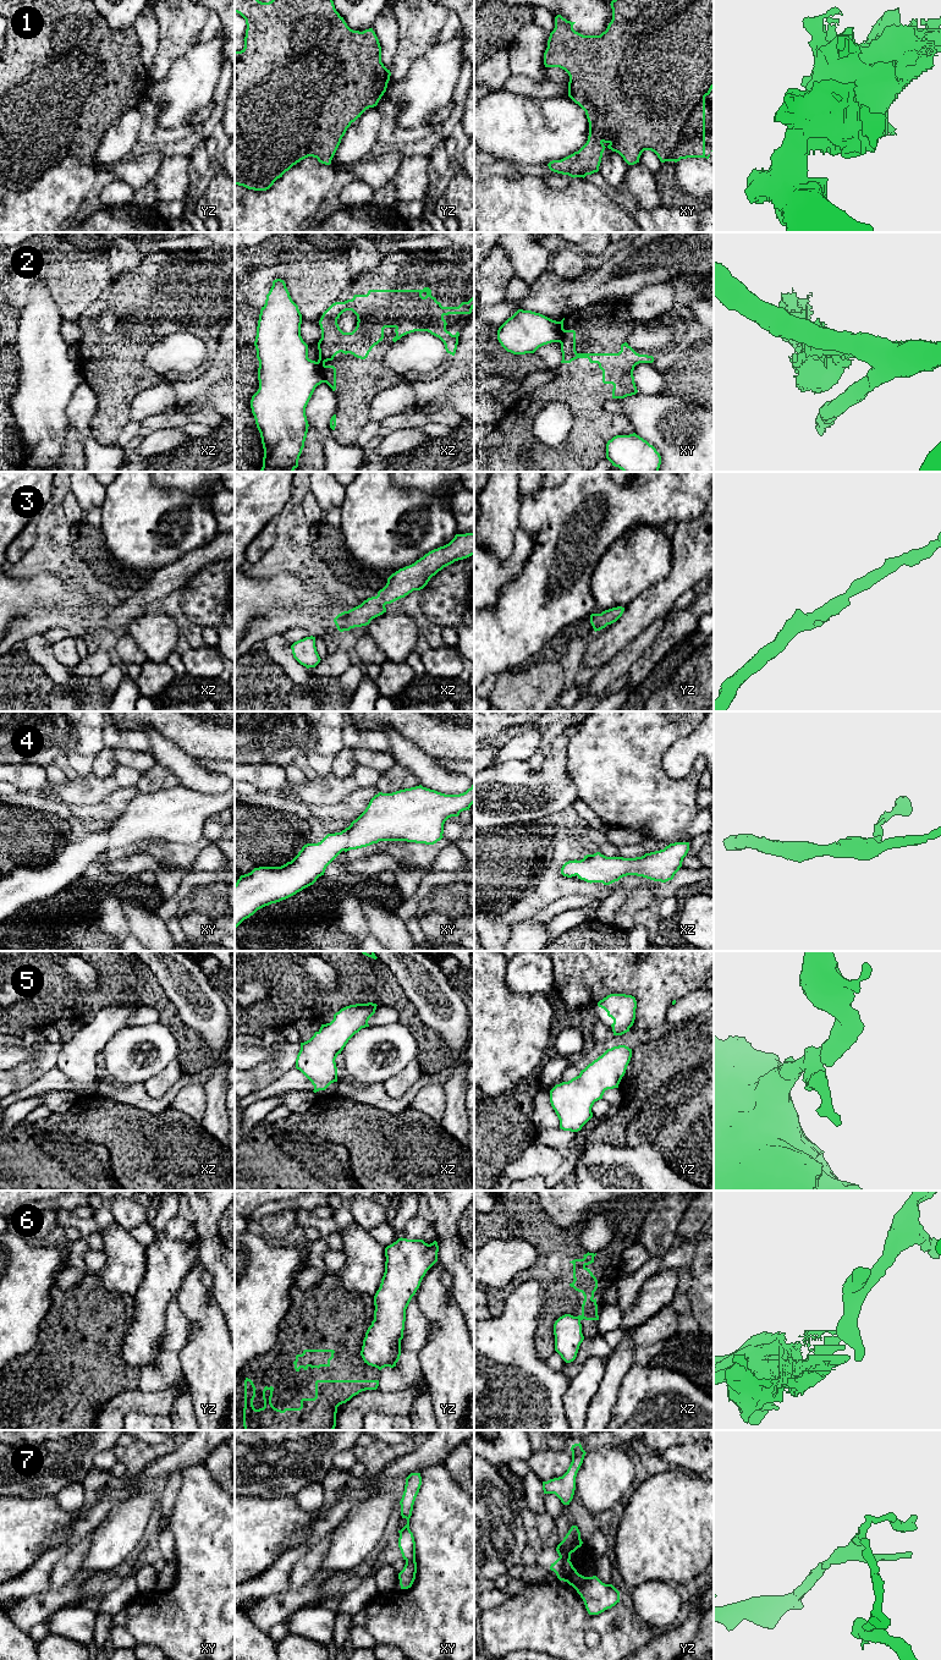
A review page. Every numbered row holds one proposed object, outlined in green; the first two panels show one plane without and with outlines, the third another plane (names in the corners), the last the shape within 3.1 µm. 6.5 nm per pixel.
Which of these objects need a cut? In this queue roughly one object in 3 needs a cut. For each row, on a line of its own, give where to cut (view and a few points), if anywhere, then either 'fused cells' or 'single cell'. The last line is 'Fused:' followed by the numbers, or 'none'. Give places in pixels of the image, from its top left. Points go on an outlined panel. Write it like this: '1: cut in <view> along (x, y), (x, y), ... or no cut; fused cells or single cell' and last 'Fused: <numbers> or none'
1: no cut; single cell
2: cut in xz along (317, 362), (324, 381); fused cells
3: no cut; single cell
4: no cut; single cell
5: no cut; single cell
6: cut in xz along (574, 1317), (579, 1322); fused cells
7: cut in xy along (414, 1559), (406, 1561); fused cells
Fused: 2, 6, 7

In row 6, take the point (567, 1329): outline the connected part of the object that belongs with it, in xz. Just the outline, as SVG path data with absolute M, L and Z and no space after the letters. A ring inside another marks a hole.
M565 1314L555 1321L554 1335L555 1351L566 1363L573 1362L584 1340L580 1321L571 1314Z

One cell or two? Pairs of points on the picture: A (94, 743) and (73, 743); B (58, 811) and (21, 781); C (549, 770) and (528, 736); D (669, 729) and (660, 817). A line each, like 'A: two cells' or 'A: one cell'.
A: one cell
B: two cells
C: two cells
D: one cell

